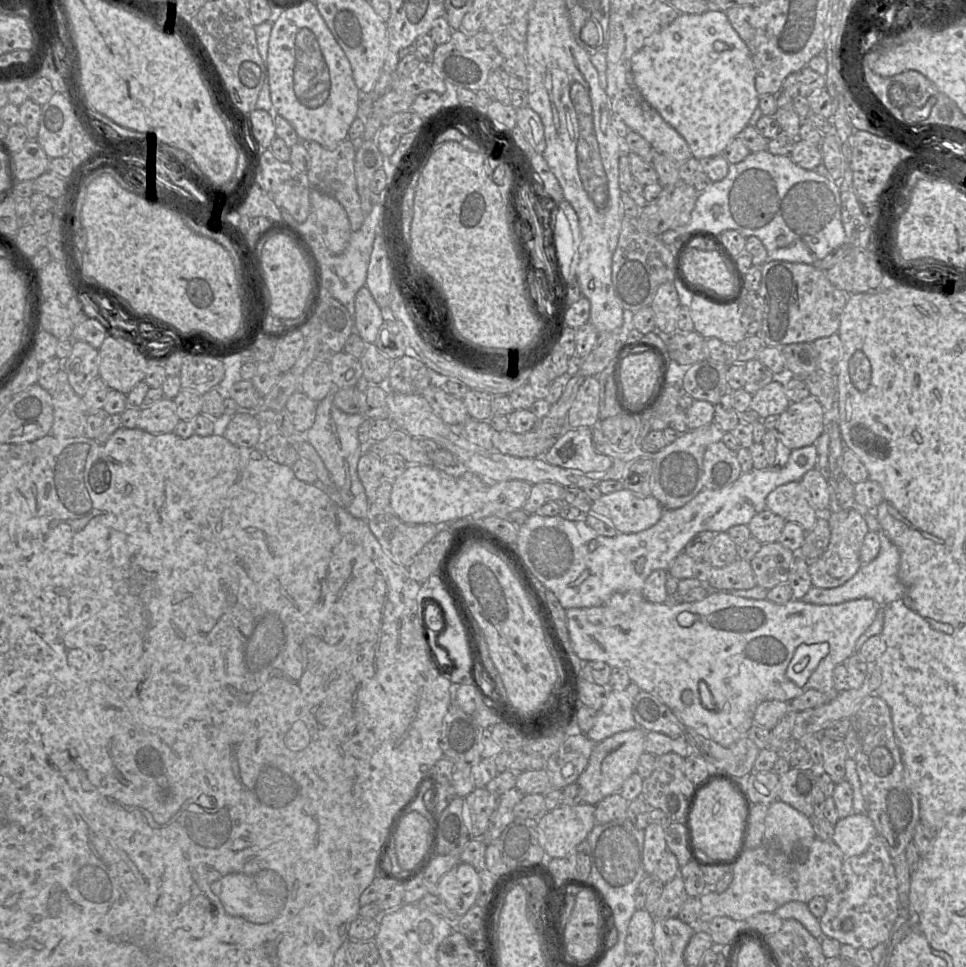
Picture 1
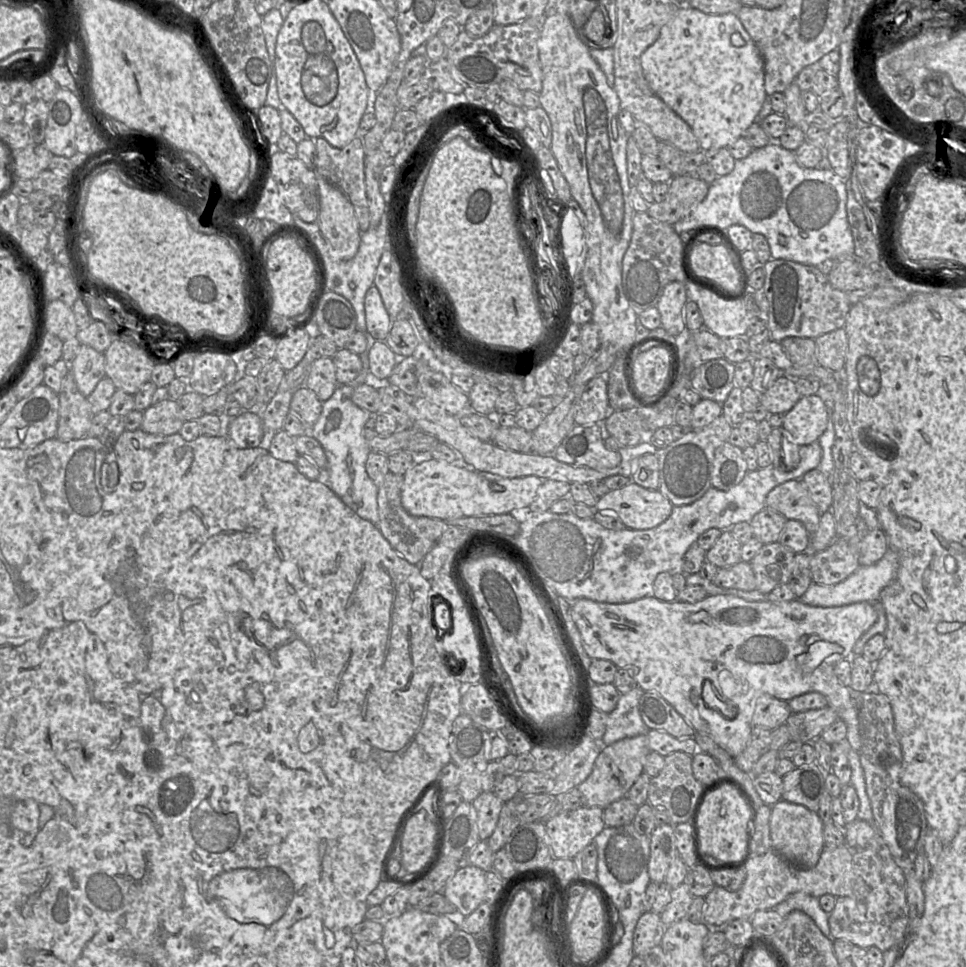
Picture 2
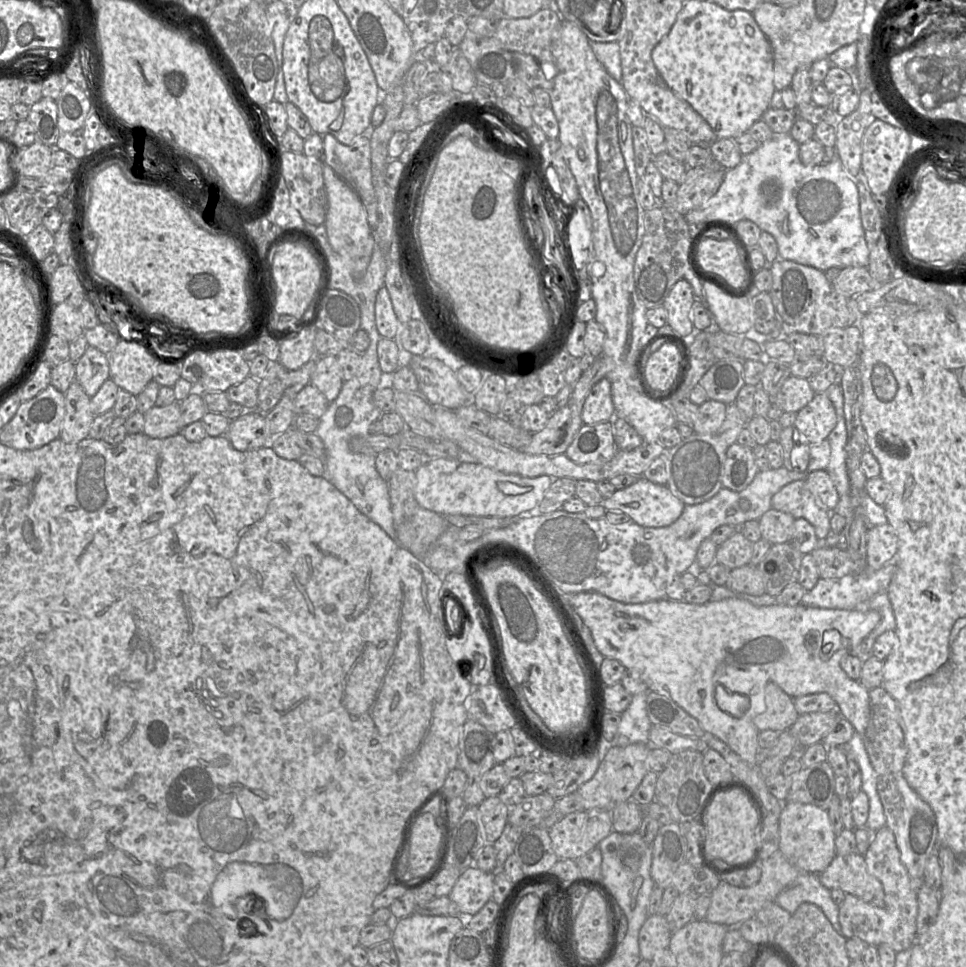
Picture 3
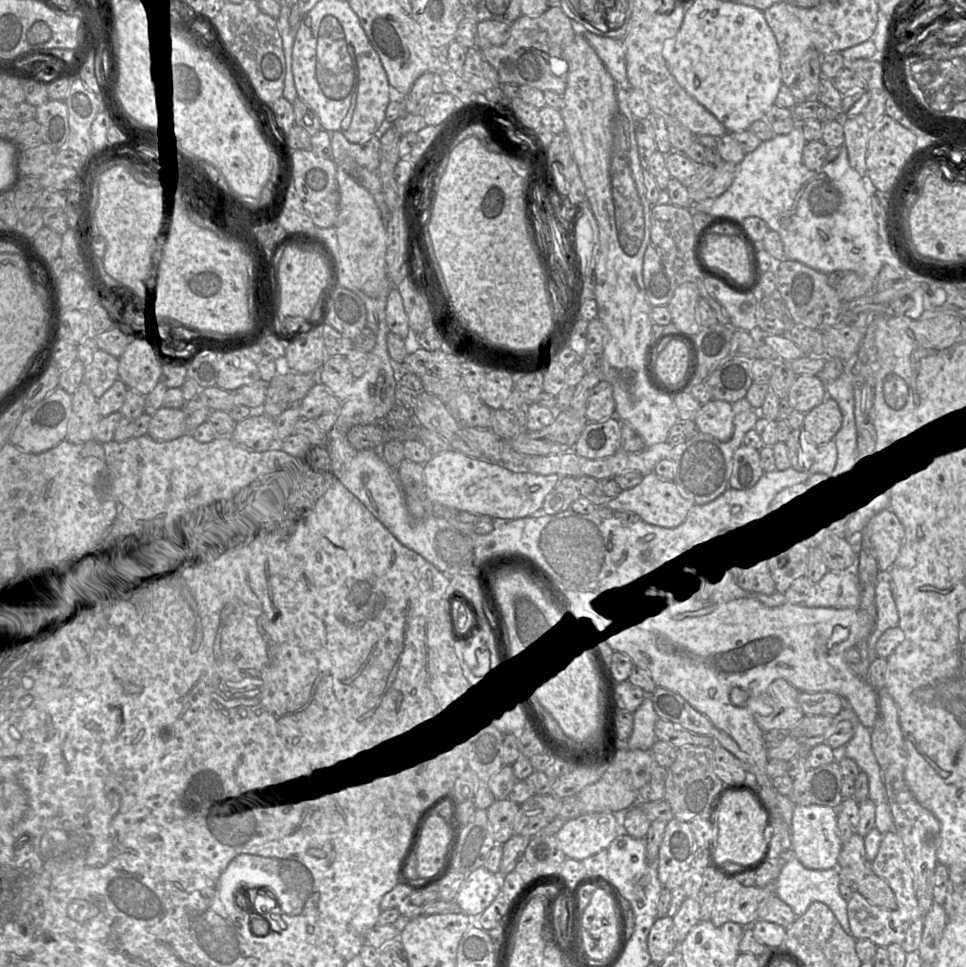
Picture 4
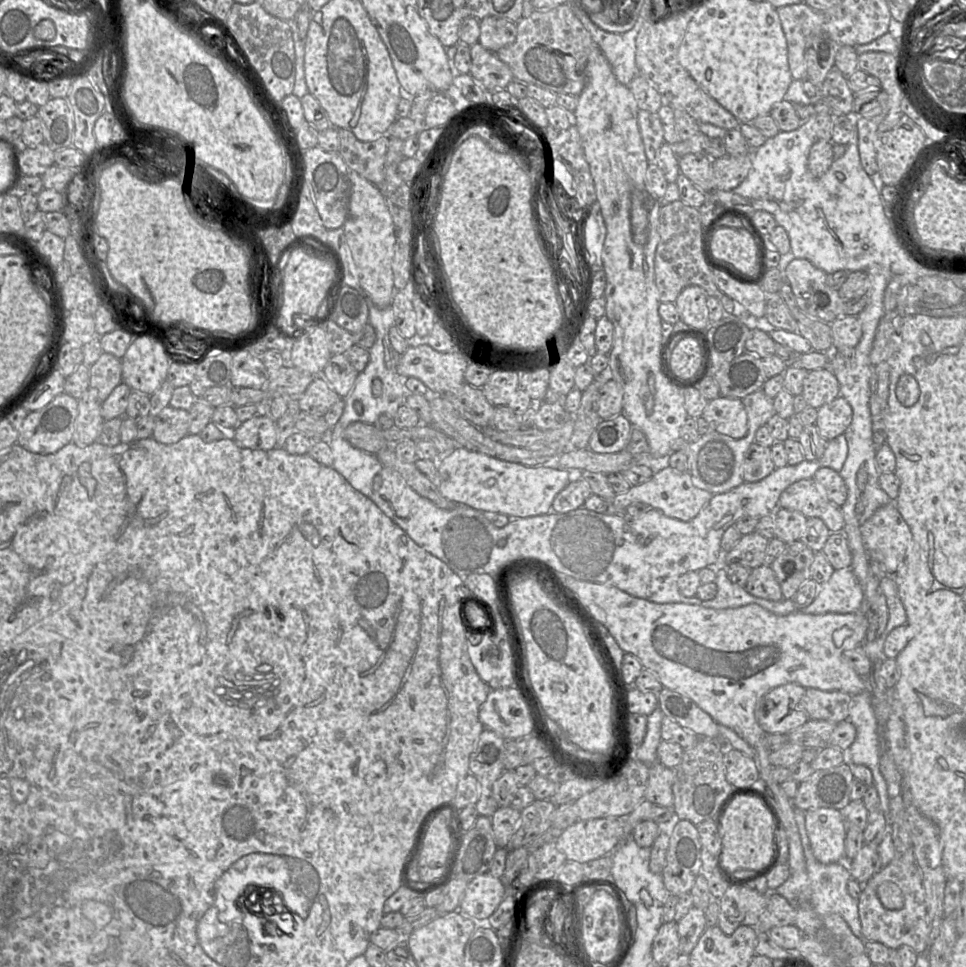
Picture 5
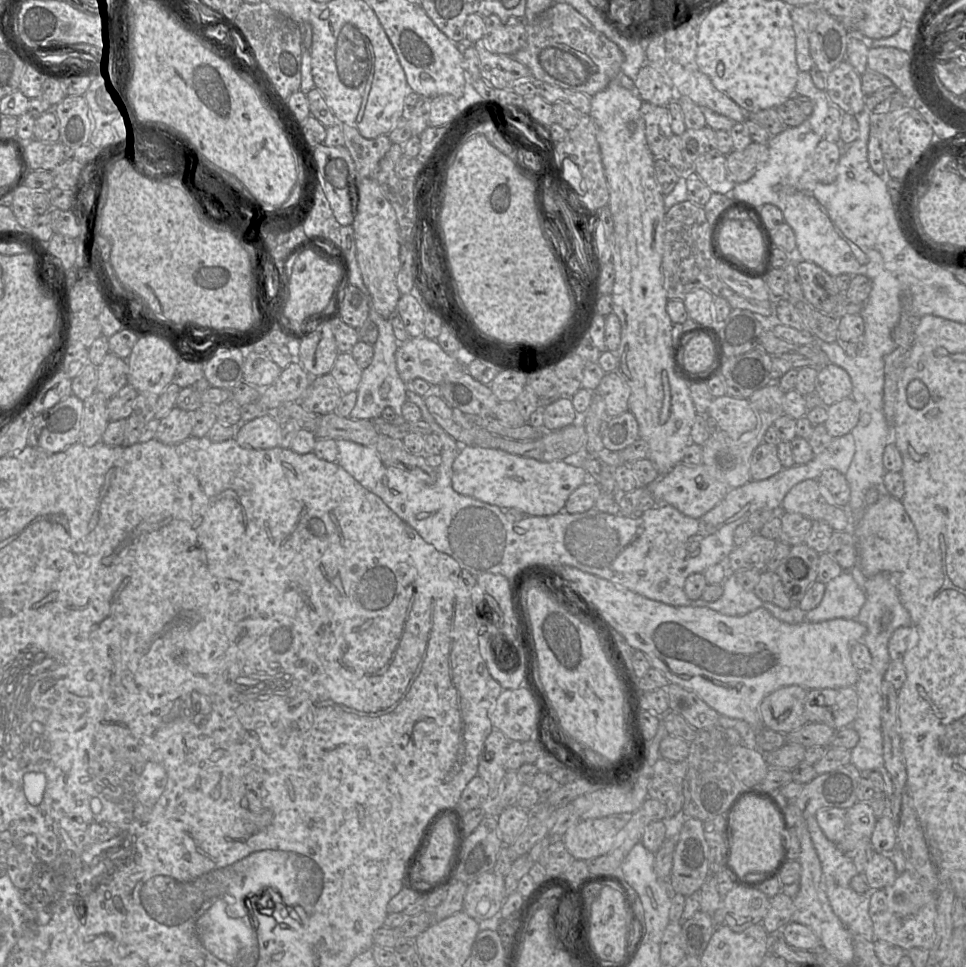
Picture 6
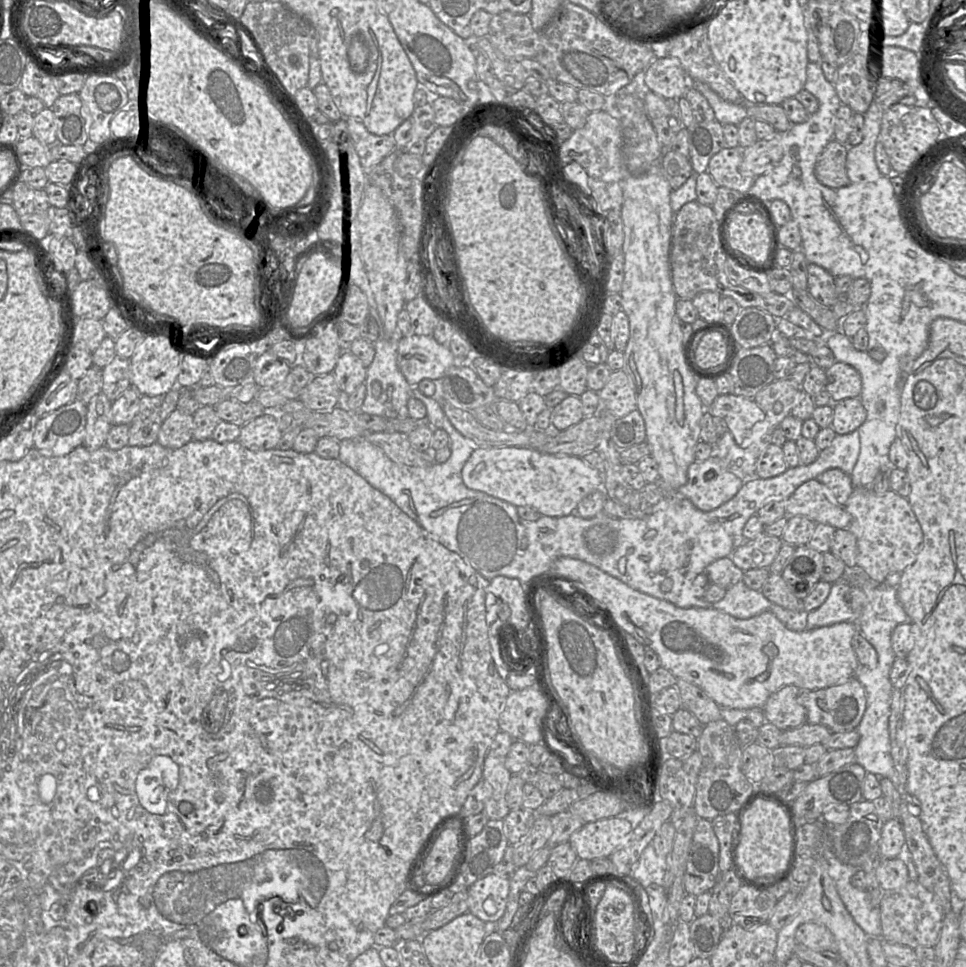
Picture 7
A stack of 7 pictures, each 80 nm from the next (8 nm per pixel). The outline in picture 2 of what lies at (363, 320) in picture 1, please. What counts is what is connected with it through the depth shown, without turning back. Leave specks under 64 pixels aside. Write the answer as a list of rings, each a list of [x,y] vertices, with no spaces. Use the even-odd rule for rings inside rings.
[[[374,285],[370,287],[365,295],[364,310],[367,332],[376,341],[384,341],[393,320],[383,304],[378,289]]]

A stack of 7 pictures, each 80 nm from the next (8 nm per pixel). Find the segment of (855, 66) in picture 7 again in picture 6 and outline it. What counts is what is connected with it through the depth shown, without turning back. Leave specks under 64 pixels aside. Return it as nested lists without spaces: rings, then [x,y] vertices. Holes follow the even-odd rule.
[[[847,61],[828,74],[825,92],[846,114],[858,115],[864,110],[867,96],[861,89],[861,74]]]

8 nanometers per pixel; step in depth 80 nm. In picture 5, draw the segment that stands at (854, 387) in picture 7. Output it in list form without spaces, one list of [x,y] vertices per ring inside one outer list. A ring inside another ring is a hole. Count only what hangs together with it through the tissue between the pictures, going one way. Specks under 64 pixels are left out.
[[[822,368],[810,371],[803,384],[801,396],[812,408],[832,402],[840,395],[839,382],[831,370]]]

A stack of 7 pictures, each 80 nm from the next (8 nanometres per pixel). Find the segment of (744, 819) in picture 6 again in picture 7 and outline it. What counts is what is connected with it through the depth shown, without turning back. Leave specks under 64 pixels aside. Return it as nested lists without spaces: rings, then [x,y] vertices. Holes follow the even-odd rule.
[[[755,800],[741,819],[736,858],[743,873],[755,880],[772,881],[789,873],[794,859],[794,827],[787,812],[773,801]]]

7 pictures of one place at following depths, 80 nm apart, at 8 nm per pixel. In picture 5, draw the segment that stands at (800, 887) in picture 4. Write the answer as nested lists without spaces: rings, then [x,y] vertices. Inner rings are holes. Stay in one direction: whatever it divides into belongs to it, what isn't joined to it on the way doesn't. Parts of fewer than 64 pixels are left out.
[[[796,808],[796,822],[801,837],[806,858],[806,868],[811,883],[811,906],[820,915],[824,916],[830,913],[839,914],[848,924],[852,933],[862,937],[861,923],[858,913],[858,899],[853,898],[847,891],[847,883],[851,877],[847,861],[824,864],[819,862],[813,855],[810,847],[809,838],[805,828],[804,812]]]

